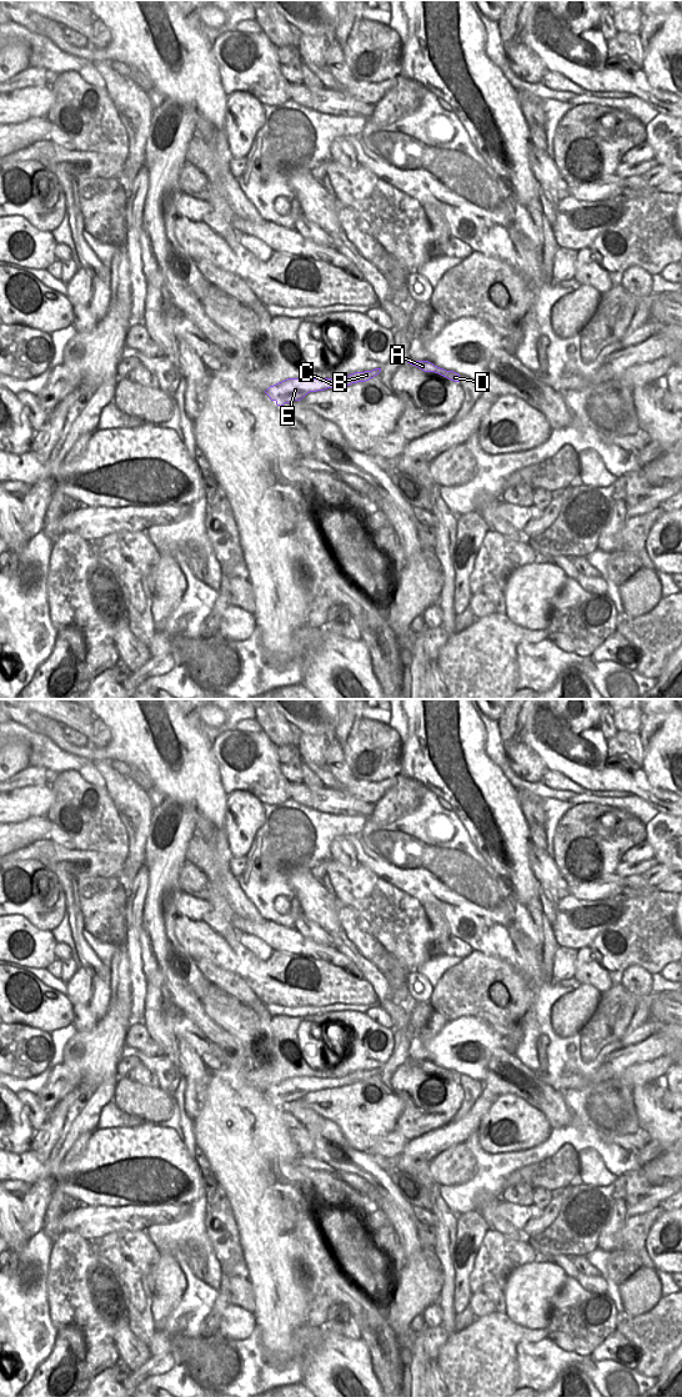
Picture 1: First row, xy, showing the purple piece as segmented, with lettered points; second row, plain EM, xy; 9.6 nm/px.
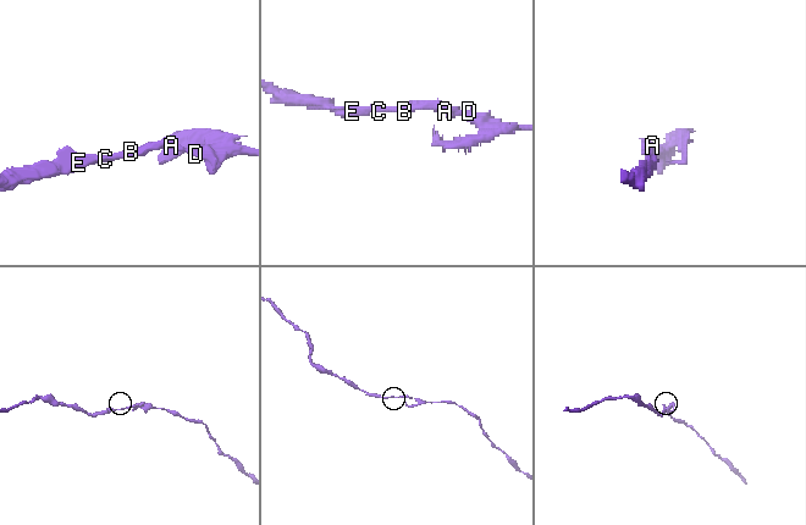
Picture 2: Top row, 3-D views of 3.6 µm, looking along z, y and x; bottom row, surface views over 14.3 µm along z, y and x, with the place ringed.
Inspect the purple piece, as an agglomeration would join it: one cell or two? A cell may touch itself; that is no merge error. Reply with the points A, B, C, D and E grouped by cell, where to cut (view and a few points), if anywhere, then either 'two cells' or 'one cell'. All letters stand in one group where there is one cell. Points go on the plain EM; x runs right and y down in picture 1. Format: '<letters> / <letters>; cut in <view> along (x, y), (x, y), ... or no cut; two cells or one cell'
A B C D E; no cut; one cell

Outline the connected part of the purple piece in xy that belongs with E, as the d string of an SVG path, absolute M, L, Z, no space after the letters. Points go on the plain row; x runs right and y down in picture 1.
M375 1067L372 1070L355 1071L342 1077L287 1077L270 1085L265 1092L271 1100L275 1100L276 1104L281 1106L292 1100L301 1100L310 1091L345 1086L357 1081L366 1081L377 1075L380 1071L381 1067Z

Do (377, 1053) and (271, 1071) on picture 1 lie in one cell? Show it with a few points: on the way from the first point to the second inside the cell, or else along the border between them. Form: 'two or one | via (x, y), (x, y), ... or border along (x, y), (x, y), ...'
one | via (351, 1060), (332, 1073), (297, 1069)

